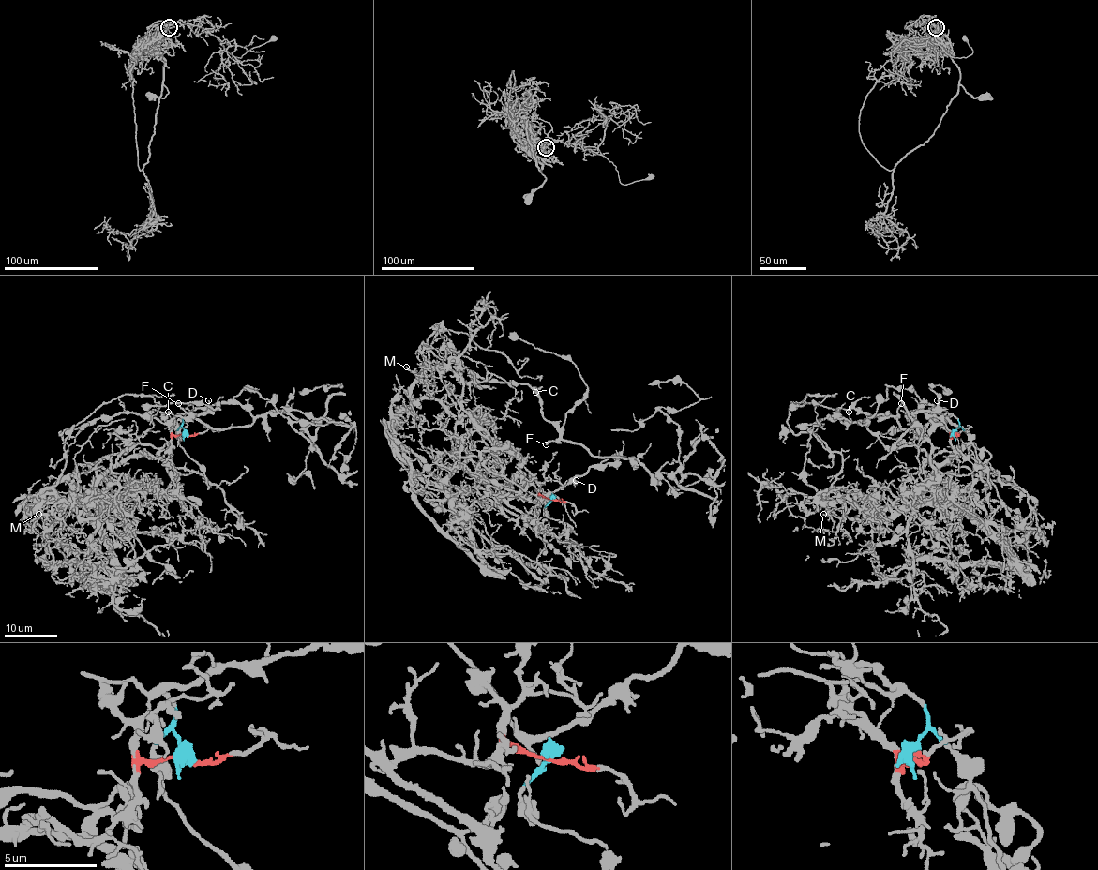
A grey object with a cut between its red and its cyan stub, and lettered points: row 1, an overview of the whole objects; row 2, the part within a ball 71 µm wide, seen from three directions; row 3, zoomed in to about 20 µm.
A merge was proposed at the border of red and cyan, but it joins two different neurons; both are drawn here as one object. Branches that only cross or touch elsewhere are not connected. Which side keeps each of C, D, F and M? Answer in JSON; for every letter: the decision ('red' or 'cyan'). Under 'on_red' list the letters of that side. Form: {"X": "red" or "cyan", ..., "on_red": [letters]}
{"C": "cyan", "D": "cyan", "F": "cyan", "M": "red", "on_red": ["M"]}

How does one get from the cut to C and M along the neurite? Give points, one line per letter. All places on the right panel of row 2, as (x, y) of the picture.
C: (955, 434), (958, 420), (926, 403), (921, 403), (911, 428), (901, 428), (889, 416), (852, 420), (848, 412)
M: (955, 434), (955, 457), (926, 483), (924, 498), (940, 502), (856, 494), (840, 517), (822, 514)

